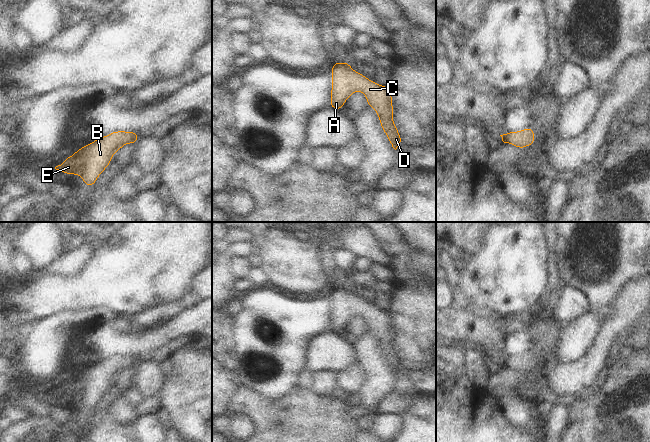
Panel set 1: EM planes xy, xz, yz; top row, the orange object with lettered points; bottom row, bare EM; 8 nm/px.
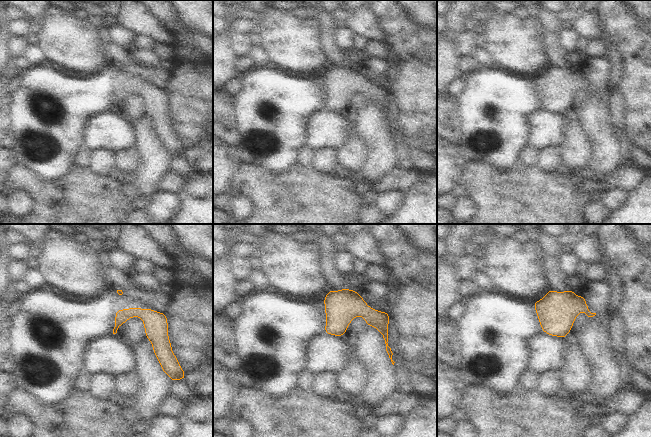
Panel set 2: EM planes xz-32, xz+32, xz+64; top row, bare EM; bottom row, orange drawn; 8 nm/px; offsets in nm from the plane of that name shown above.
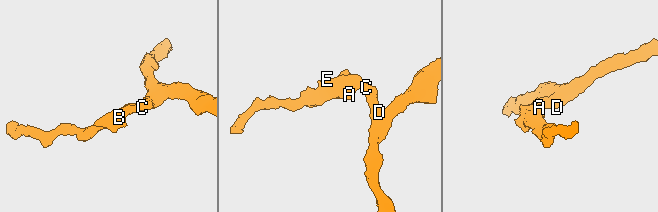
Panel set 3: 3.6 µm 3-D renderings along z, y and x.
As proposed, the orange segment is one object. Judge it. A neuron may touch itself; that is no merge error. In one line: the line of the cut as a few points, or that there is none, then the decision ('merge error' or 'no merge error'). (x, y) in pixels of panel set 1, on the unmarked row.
no cut | no merge error

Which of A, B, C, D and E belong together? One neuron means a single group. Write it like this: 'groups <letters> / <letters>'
groups A B C D E

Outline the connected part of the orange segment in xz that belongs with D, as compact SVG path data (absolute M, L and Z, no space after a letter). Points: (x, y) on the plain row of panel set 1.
M348 286L333 287L331 296L330 331L342 334L347 323L354 316L361 315L367 323L367 329L377 336L380 349L396 374L403 365L393 345L392 318L388 310L377 308L362 297L354 295Z

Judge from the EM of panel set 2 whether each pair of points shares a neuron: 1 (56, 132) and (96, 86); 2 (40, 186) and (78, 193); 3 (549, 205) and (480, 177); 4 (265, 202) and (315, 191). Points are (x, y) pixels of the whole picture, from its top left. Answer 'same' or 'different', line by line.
1: same
2: same
3: same
4: same

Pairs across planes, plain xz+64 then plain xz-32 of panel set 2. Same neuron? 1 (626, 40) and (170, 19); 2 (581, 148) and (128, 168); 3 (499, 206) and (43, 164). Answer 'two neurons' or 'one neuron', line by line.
1: one neuron
2: one neuron
3: two neurons

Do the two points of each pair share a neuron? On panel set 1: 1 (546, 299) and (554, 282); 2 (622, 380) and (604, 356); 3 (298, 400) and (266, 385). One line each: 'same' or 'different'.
1: same
2: different
3: different

